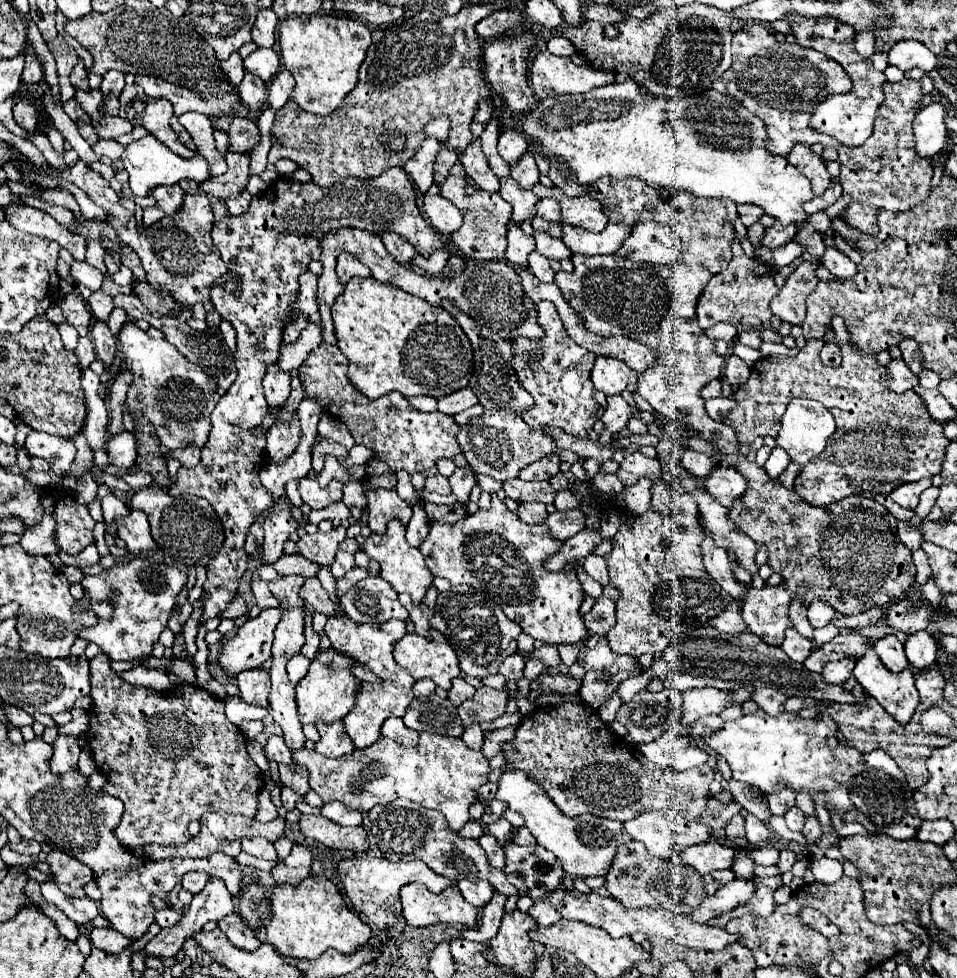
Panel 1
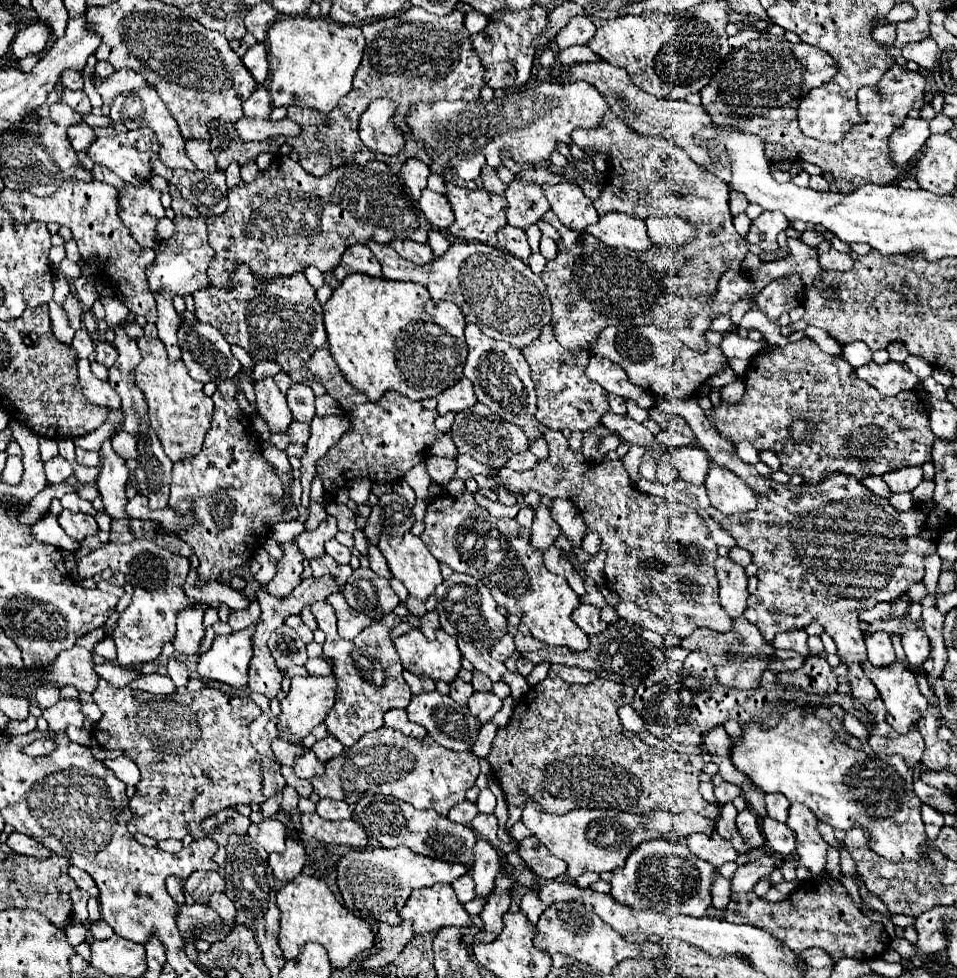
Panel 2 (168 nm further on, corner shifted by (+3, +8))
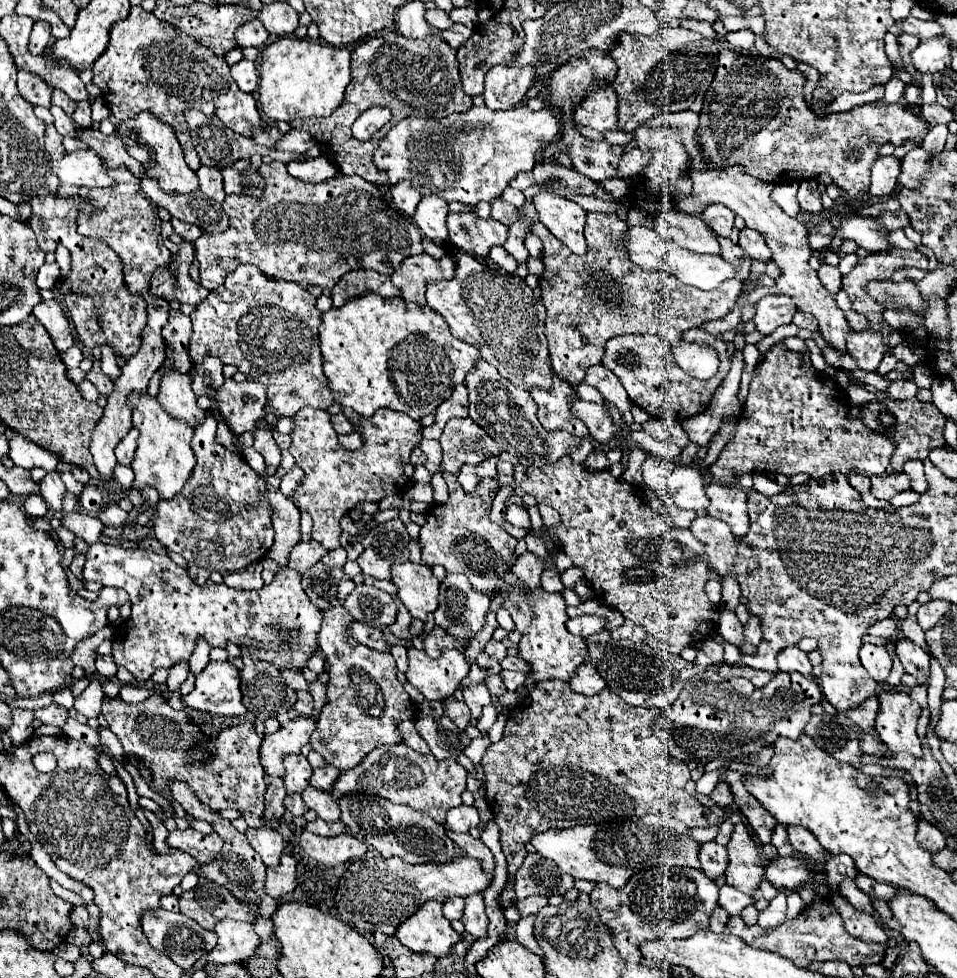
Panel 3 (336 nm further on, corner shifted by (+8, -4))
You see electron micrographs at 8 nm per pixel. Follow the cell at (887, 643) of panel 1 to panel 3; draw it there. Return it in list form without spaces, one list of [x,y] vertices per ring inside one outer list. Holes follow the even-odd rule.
[[[864,643],[860,649],[860,661],[876,683],[884,683],[892,669],[892,659],[890,659],[886,647],[882,647],[882,645]]]

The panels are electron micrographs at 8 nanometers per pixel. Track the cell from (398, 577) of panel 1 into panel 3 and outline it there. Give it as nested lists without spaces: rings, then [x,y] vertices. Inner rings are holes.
[[[410,561],[406,565],[394,565],[392,581],[398,585],[398,599],[414,619],[426,621],[428,613],[436,611],[440,581],[428,565]]]

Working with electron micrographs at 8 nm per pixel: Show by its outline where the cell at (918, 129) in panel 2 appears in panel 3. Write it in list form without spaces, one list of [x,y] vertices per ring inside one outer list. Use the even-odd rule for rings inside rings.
[[[878,157],[870,171],[872,171],[870,195],[874,195],[874,197],[890,197],[896,191],[898,159],[896,157]]]

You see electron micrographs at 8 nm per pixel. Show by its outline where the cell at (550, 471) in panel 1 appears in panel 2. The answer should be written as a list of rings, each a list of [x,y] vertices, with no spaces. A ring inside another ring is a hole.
[[[527,451],[527,453],[517,453],[517,457],[511,457],[511,461],[507,461],[507,467],[511,467],[513,471],[527,471],[527,469],[535,469],[539,465],[539,459]]]

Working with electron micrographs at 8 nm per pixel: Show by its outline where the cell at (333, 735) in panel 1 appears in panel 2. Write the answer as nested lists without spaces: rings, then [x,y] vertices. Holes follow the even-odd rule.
[[[327,735],[323,741],[317,741],[311,749],[313,749],[313,753],[319,757],[319,761],[325,763],[325,761],[329,761],[331,757],[343,753],[345,745],[341,745],[339,739],[335,739],[333,735]]]

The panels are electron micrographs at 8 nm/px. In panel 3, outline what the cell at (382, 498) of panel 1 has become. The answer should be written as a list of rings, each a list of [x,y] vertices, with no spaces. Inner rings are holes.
[[[392,519],[372,527],[360,541],[364,545],[364,553],[358,557],[358,565],[362,569],[362,575],[370,575],[374,579],[390,579],[390,567],[394,563],[406,563],[410,557],[408,533],[400,519]]]

